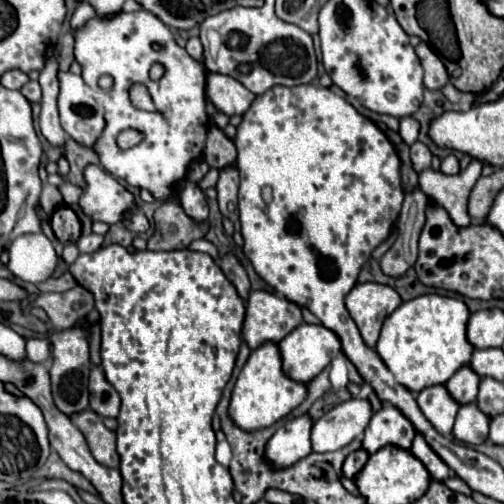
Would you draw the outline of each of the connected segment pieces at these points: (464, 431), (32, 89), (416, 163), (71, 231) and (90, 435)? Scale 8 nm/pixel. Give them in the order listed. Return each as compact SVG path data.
M476 403L462 405L454 423L454 437L468 445L480 445L488 437L488 425L490 417L484 417L484 413L476 409Z
M28 81L28 83L24 85L24 89L20 89L20 93L22 93L30 103L38 103L40 97L42 97L42 91L40 91L38 81Z
M416 141L412 147L410 147L410 157L412 157L412 167L416 173L422 173L424 169L430 167L430 161L432 161L432 155L428 151L428 147L420 141Z
M58 205L50 217L50 225L62 243L76 243L80 237L80 219L68 205Z
M88 409L88 413L80 413L80 417L76 417L76 421L72 421L82 435L86 437L86 443L90 447L92 457L104 465L104 467L118 467L118 457L116 457L116 433L106 429L106 425L102 423L102 417L92 413L92 409Z

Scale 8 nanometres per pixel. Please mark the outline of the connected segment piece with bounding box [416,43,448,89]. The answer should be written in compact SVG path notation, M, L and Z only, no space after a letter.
M420 43L416 47L416 55L424 67L424 85L426 89L442 89L448 83L448 73L444 65L440 65L440 57L428 49L426 43Z

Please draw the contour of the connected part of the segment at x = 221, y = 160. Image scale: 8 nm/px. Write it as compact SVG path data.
M214 125L208 131L204 161L214 169L226 169L226 167L232 167L236 163L234 143L224 135L222 129L218 129Z

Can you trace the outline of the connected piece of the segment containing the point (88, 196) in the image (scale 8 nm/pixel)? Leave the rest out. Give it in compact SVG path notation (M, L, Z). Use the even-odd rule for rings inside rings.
M96 165L84 167L84 181L86 189L78 205L92 221L120 223L124 213L134 207L134 197L116 179L96 179Z

